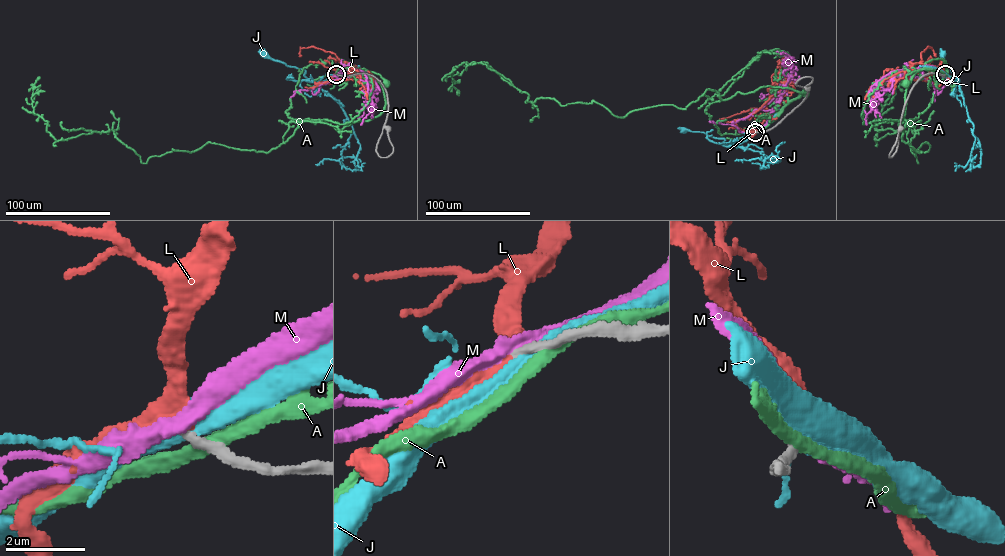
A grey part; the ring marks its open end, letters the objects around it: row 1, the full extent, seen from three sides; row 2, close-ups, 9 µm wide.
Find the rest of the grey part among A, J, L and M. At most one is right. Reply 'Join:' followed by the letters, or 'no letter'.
Join: L

